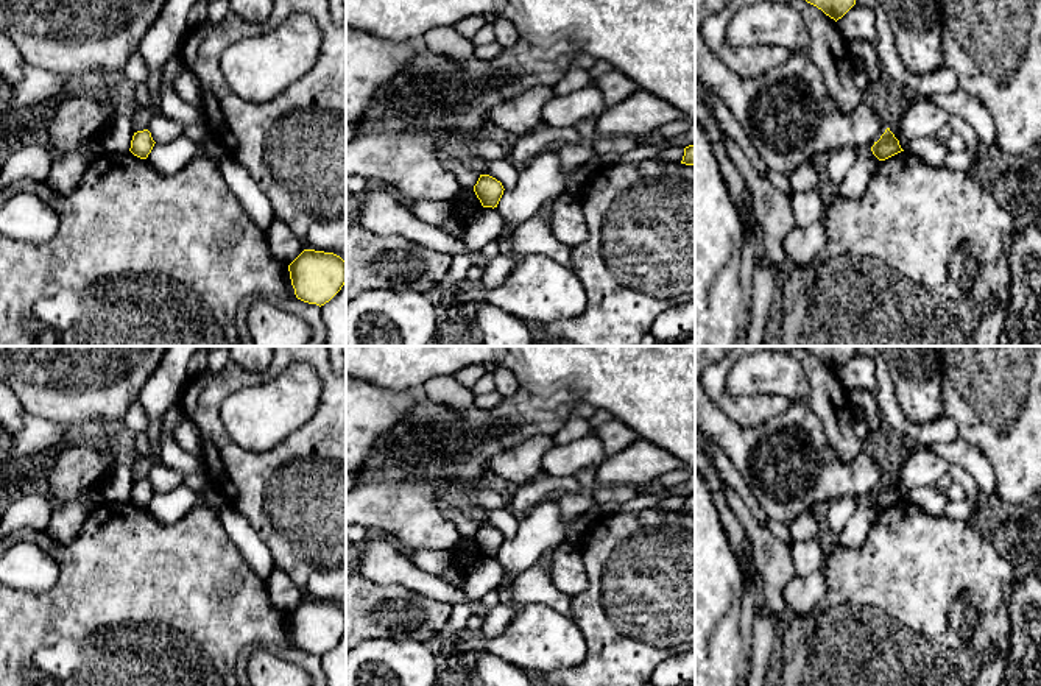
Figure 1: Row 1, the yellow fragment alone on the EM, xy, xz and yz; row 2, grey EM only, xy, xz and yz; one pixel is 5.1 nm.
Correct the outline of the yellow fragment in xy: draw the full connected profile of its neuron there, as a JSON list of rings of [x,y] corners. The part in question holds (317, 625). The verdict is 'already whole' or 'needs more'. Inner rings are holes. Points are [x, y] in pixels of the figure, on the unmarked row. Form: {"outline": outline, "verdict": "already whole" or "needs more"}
{"outline": [[[304,599],[288,621],[296,647],[319,656],[346,633],[346,611],[333,602]]], "verdict": "already whole"}

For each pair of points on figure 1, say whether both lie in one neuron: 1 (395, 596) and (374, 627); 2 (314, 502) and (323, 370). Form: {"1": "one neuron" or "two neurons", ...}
{"1": "one neuron", "2": "one neuron"}

